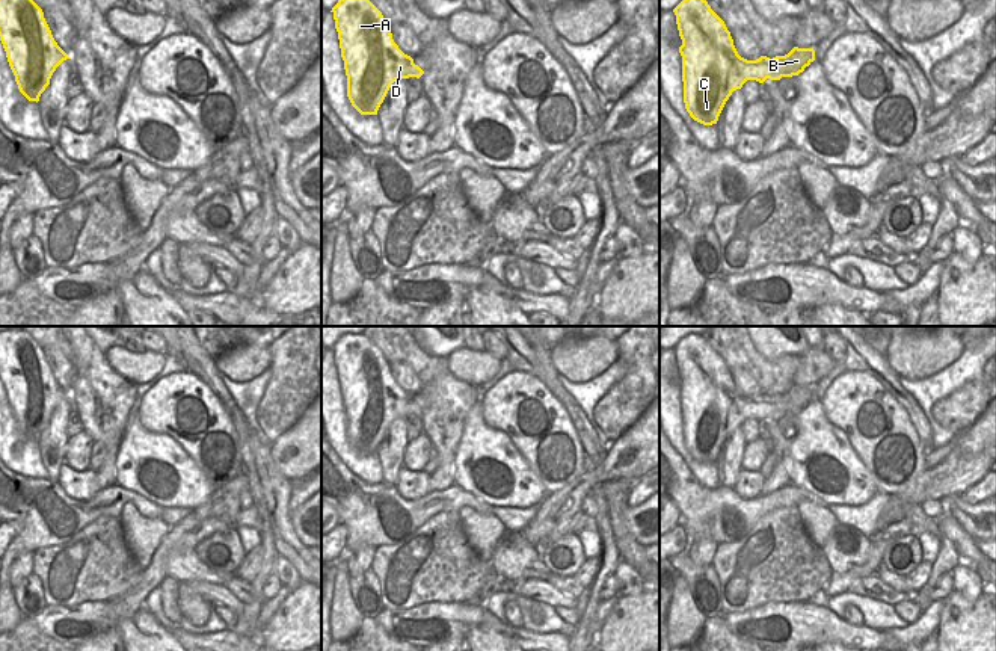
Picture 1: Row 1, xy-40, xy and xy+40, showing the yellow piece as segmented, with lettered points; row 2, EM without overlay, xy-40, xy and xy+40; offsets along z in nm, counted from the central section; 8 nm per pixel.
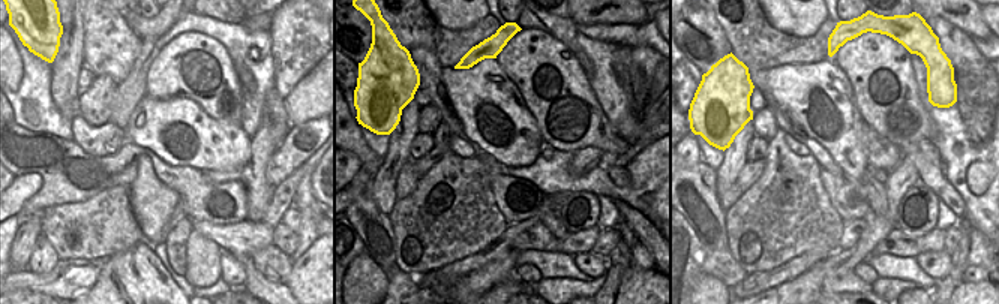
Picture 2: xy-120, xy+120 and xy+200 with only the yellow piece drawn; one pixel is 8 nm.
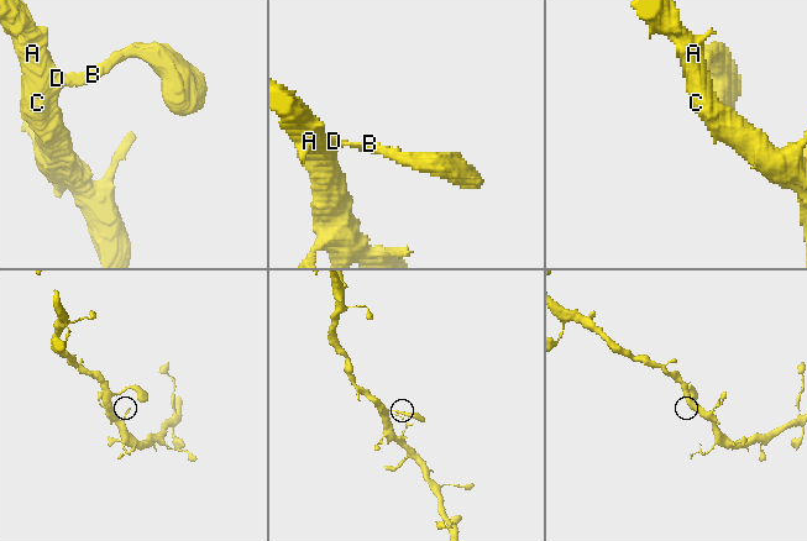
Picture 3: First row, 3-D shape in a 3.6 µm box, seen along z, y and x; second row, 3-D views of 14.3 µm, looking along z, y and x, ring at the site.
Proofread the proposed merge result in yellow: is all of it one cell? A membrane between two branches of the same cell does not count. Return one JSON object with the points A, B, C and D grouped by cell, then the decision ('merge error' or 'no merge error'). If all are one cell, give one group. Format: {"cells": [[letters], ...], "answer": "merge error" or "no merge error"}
{"cells": [["A", "B", "C", "D"]], "answer": "no merge error"}

